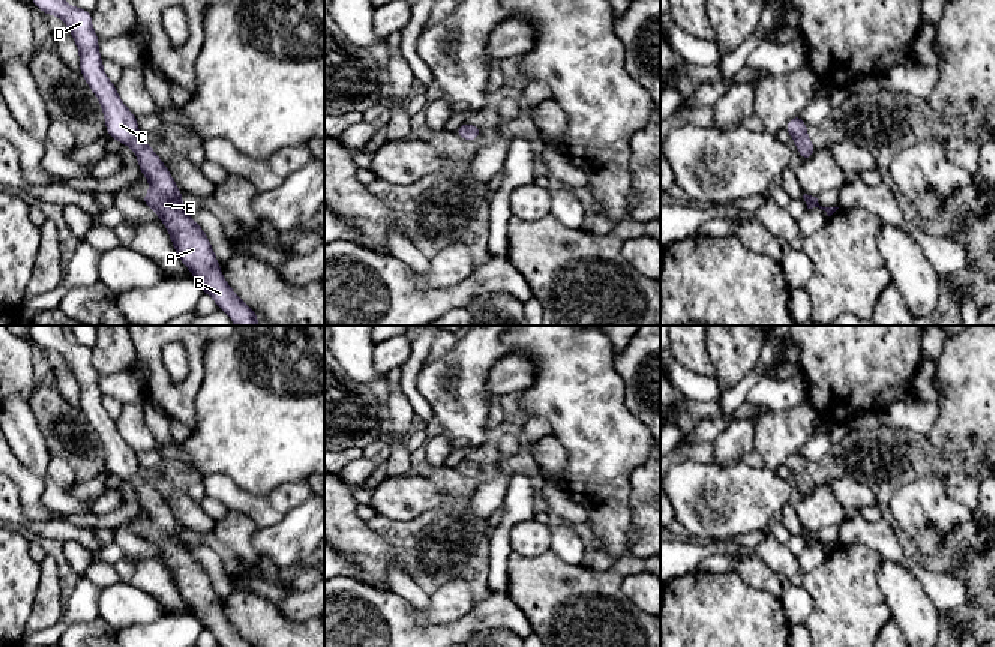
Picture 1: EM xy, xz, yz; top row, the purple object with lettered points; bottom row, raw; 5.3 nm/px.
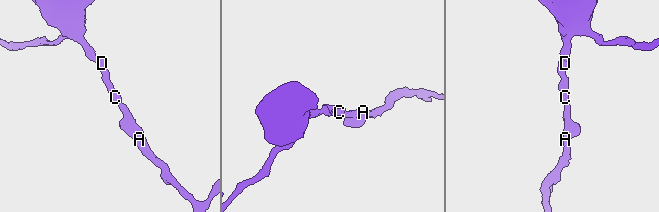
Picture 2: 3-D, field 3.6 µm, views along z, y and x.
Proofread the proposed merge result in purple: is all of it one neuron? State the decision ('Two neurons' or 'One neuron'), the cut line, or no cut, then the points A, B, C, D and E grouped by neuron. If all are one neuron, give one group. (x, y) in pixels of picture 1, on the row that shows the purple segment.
One neuron. No split. Groups: A B C D E

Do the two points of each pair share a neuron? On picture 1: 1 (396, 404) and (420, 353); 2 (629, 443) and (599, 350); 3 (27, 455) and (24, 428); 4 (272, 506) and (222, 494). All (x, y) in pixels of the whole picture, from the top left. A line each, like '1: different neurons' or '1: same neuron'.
1: different neurons
2: same neuron
3: same neuron
4: same neuron

